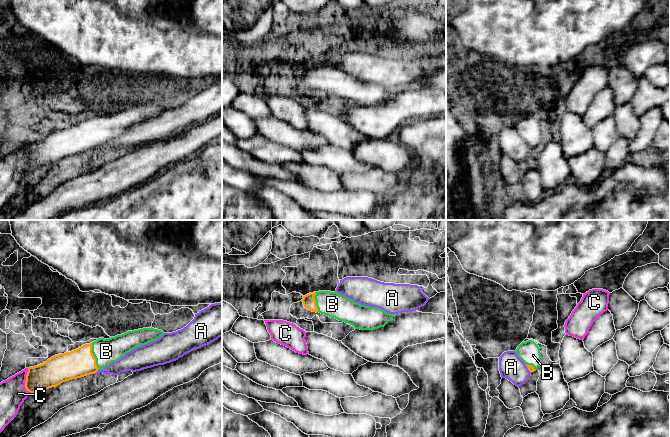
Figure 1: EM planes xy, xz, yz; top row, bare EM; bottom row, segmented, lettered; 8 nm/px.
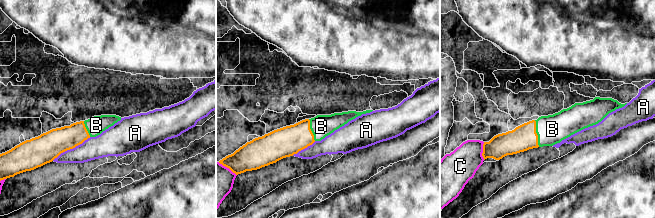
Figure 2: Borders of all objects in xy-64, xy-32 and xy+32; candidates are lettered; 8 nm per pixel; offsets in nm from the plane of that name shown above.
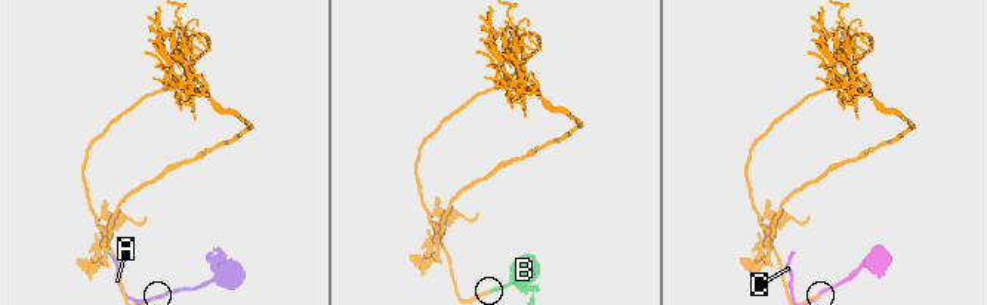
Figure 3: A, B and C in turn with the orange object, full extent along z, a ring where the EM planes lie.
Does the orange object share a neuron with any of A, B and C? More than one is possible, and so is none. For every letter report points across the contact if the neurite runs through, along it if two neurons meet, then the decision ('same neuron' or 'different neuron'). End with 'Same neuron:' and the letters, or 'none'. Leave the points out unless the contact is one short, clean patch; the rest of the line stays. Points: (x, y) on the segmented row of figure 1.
A: different neuron
B: way xy (81, 362), (93, 356), (106, 351); same neuron
C: different neuron
Same neuron: B

